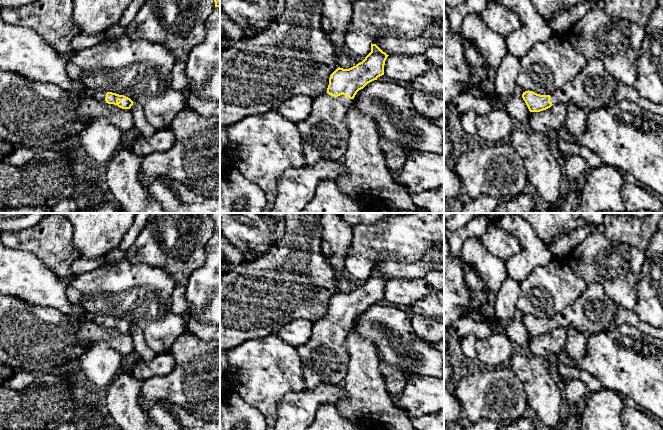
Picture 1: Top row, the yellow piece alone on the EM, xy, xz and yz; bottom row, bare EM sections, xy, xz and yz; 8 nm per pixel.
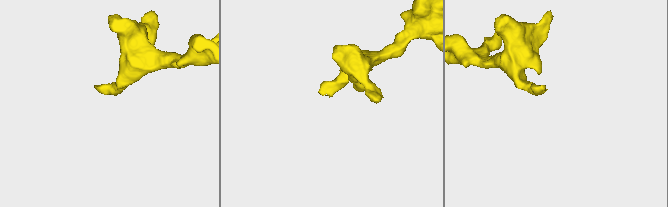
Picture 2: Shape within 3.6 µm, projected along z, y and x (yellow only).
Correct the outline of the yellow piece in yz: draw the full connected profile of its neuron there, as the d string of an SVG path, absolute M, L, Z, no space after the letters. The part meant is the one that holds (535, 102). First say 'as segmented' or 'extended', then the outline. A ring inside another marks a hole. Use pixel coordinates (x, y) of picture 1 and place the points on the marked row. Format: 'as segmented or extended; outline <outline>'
extended; outline M591 59L587 60L580 74L550 95L525 91L522 98L530 112L540 112L558 103L566 104L567 116L563 127L578 135L593 110L610 106L617 84L599 59Z

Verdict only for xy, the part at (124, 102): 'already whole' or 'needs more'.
needs more

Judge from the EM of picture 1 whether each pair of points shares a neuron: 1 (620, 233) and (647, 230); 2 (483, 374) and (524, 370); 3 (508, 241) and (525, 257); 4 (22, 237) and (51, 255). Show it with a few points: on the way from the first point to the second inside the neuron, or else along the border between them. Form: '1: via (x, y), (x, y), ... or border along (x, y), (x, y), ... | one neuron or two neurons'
1: via (627, 230), (640, 230) | one neuron
2: border along (508, 366), (522, 383), (524, 392) | two neurons
3: border along (507, 231), (517, 239), (520, 250), (505, 261) | two neurons
4: via (29, 238), (35, 239), (44, 248) | one neuron

